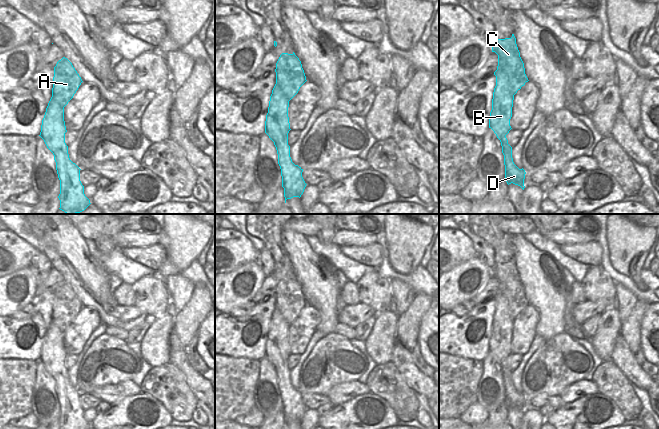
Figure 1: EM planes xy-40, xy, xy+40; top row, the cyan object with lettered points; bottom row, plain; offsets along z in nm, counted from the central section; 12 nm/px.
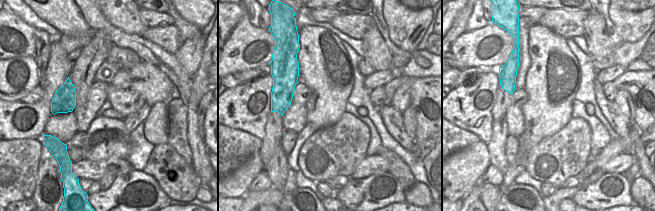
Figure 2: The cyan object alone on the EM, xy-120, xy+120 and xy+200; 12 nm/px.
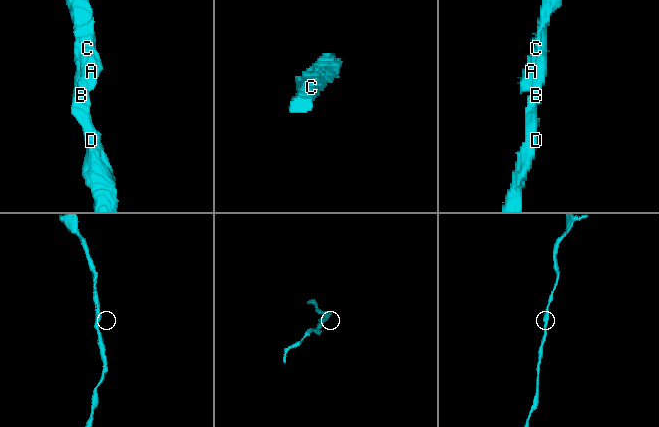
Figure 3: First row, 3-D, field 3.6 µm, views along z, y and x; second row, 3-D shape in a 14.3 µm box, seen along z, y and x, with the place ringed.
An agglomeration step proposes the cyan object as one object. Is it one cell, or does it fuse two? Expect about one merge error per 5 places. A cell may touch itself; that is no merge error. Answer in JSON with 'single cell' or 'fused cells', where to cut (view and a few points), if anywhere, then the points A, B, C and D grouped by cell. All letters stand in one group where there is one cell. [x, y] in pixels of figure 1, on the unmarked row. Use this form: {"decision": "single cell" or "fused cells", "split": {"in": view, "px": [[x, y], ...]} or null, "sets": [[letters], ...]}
{"decision": "single cell", "split": null, "sets": [["A", "B", "C", "D"]]}

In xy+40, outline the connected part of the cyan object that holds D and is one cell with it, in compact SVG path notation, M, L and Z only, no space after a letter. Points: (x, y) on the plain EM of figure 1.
M514 258L511 262L496 263L492 276L498 279L498 290L494 296L496 310L493 316L489 352L494 355L501 366L507 408L513 407L524 414L526 396L514 388L512 371L508 368L506 359L512 353L510 343L514 319L529 304L525 298L524 287L520 281Z

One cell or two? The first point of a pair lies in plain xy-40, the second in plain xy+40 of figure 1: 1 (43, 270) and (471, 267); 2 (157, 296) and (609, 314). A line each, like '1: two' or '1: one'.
1: two
2: two

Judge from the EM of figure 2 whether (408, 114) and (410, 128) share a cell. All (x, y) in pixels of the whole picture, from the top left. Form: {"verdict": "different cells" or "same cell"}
{"verdict": "same cell"}

